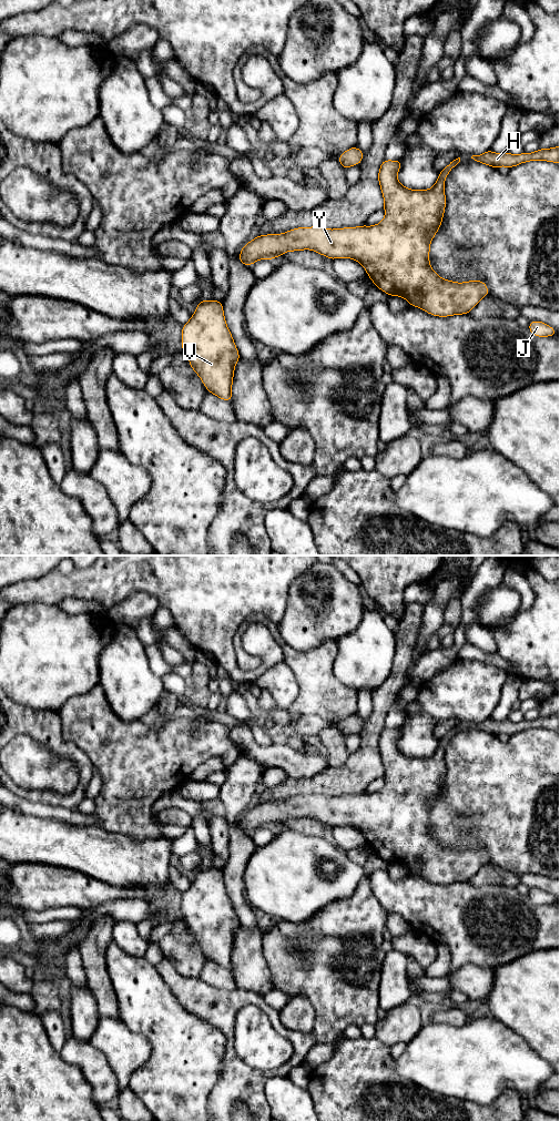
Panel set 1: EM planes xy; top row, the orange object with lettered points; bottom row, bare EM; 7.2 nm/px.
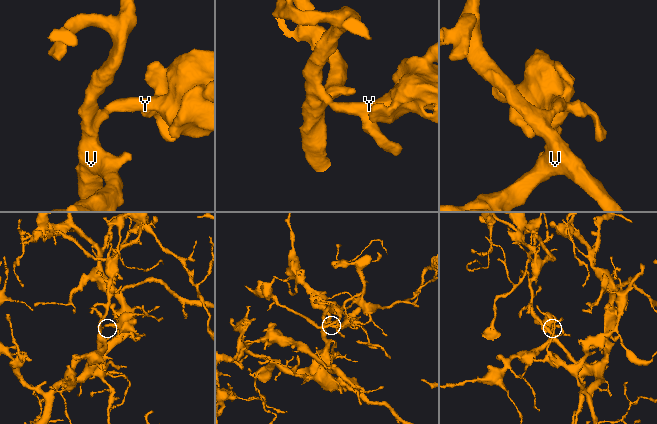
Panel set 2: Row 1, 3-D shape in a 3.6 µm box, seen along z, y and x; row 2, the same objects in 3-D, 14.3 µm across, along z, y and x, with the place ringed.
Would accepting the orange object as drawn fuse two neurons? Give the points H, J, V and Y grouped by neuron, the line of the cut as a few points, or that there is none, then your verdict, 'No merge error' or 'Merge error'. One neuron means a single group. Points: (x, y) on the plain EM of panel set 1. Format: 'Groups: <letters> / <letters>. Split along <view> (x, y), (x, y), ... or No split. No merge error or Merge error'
Groups: H J V Y. No split. No merge error

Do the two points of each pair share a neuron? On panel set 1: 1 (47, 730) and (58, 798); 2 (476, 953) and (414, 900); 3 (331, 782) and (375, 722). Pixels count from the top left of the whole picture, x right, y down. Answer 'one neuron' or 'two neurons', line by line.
1: one neuron
2: one neuron
3: one neuron

